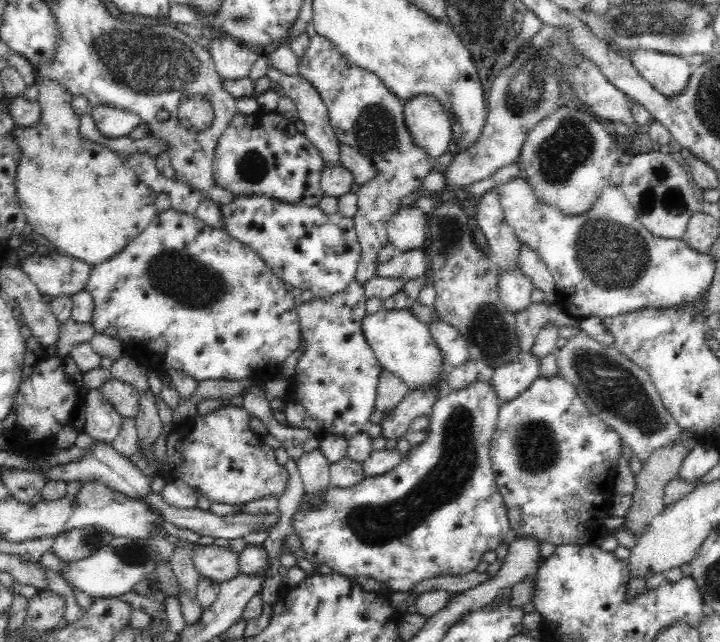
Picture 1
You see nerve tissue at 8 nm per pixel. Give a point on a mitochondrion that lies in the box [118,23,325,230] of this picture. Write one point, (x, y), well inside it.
(243, 173)

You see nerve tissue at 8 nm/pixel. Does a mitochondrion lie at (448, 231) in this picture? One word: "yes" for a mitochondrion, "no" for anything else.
yes

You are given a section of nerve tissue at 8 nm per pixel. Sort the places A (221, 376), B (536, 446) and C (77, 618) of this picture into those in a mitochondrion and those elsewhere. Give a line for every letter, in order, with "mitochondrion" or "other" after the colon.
A: other
B: mitochondrion
C: other

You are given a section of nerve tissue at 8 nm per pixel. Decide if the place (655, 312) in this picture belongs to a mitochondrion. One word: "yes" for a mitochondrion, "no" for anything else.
no

